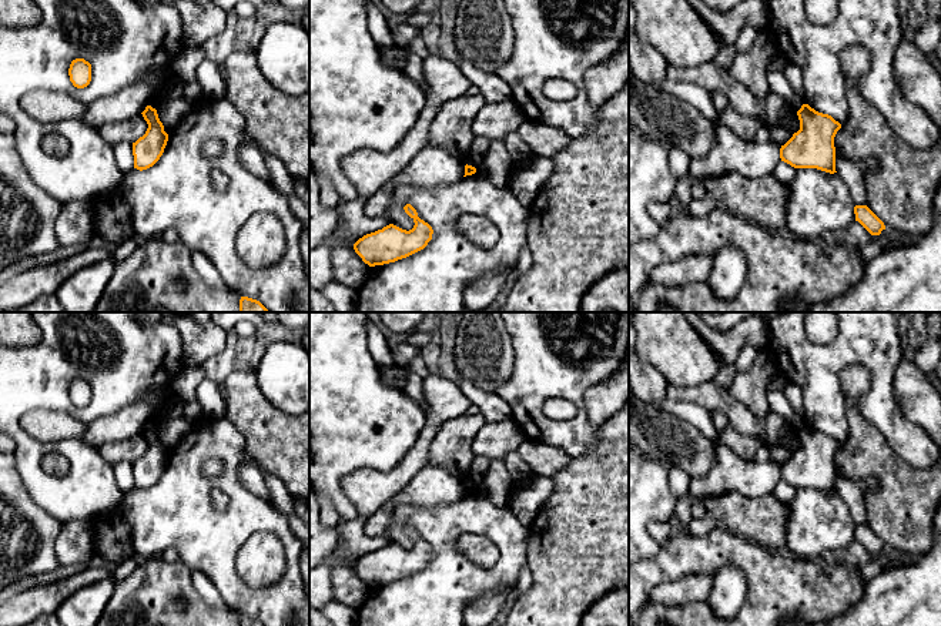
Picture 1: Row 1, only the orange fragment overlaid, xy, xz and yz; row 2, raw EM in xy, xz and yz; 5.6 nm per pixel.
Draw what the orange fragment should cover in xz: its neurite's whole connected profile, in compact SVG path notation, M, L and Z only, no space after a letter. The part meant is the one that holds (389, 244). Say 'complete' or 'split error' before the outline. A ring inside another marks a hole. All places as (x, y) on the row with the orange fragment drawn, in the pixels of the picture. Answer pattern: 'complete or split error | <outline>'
complete | M406 204L403 210L415 222L412 230L406 231L389 224L382 230L364 235L354 244L355 252L369 267L406 258L423 250L432 240L432 227L418 217L416 210L411 204Z

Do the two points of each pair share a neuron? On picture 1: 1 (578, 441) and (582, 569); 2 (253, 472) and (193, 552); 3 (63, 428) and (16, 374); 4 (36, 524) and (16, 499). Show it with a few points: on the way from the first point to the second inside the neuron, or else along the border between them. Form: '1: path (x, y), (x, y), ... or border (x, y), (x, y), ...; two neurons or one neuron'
1: border (599, 429), (595, 445), (588, 452), (572, 458); two neurons
2: border (241, 462), (238, 481), (247, 489), (271, 502); two neurons
3: border (79, 419), (36, 408), (19, 424); two neurons
4: path (30, 518), (17, 505); one neuron

